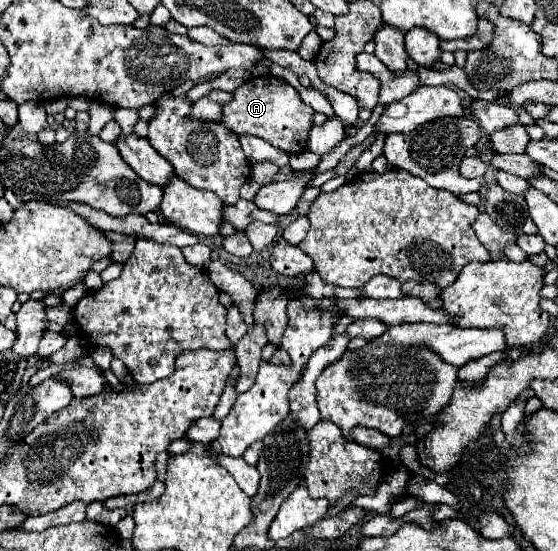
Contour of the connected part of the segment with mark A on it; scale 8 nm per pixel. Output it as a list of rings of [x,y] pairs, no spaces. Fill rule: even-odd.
[[[266,76],[262,80],[252,78],[240,88],[236,88],[232,102],[224,104],[222,108],[220,122],[232,132],[236,132],[238,136],[252,134],[288,154],[298,154],[304,150],[308,142],[310,128],[314,122],[312,118],[314,118],[314,110],[302,102],[300,92],[294,86],[290,86],[282,78]]]

